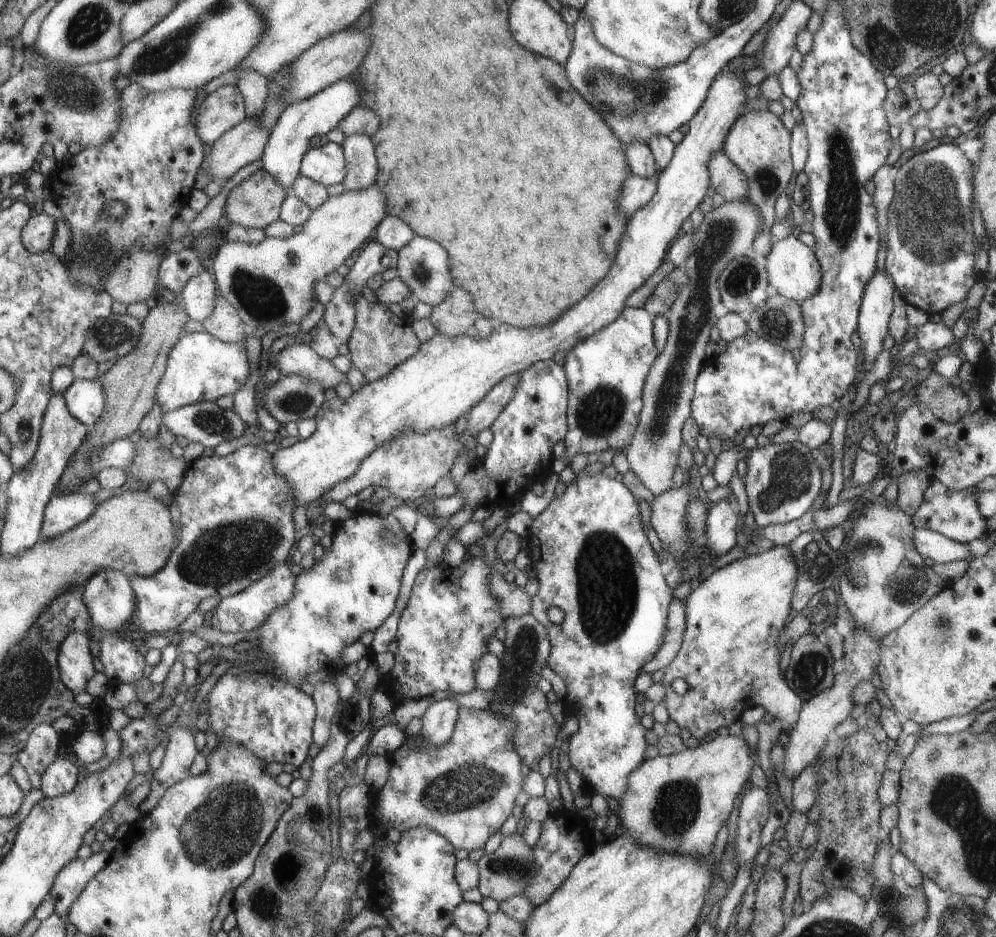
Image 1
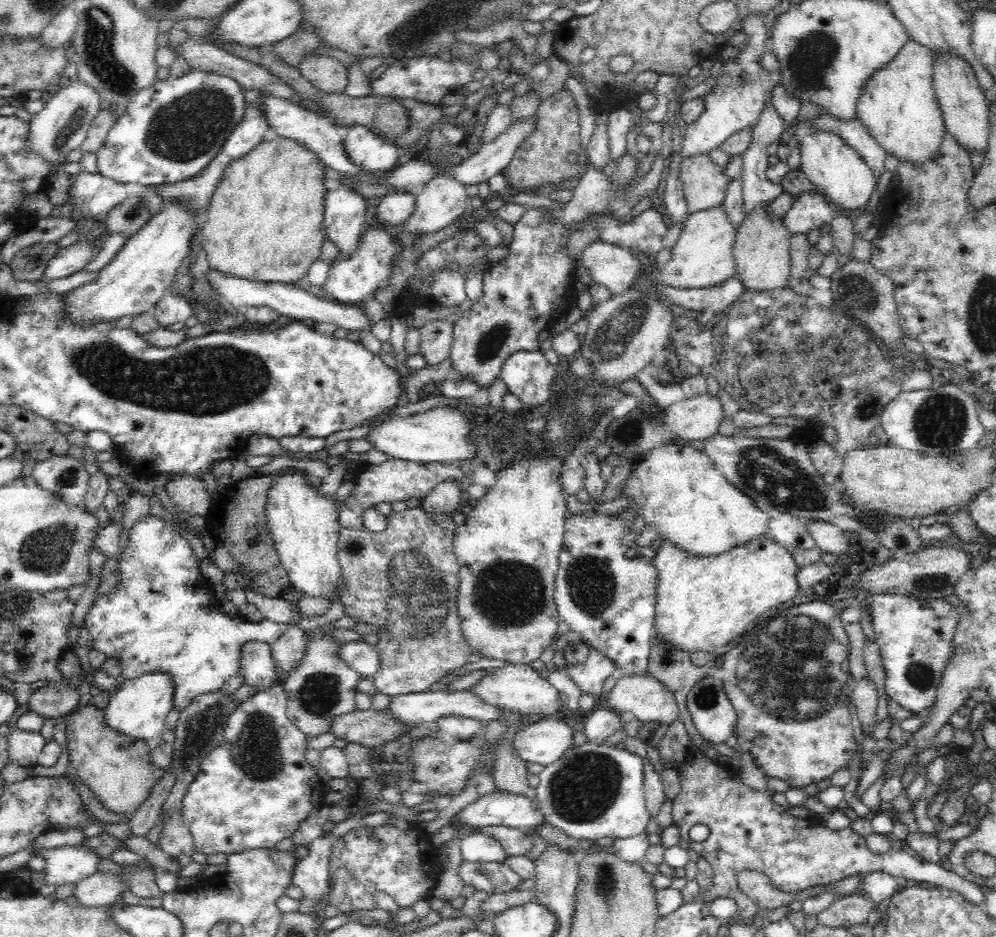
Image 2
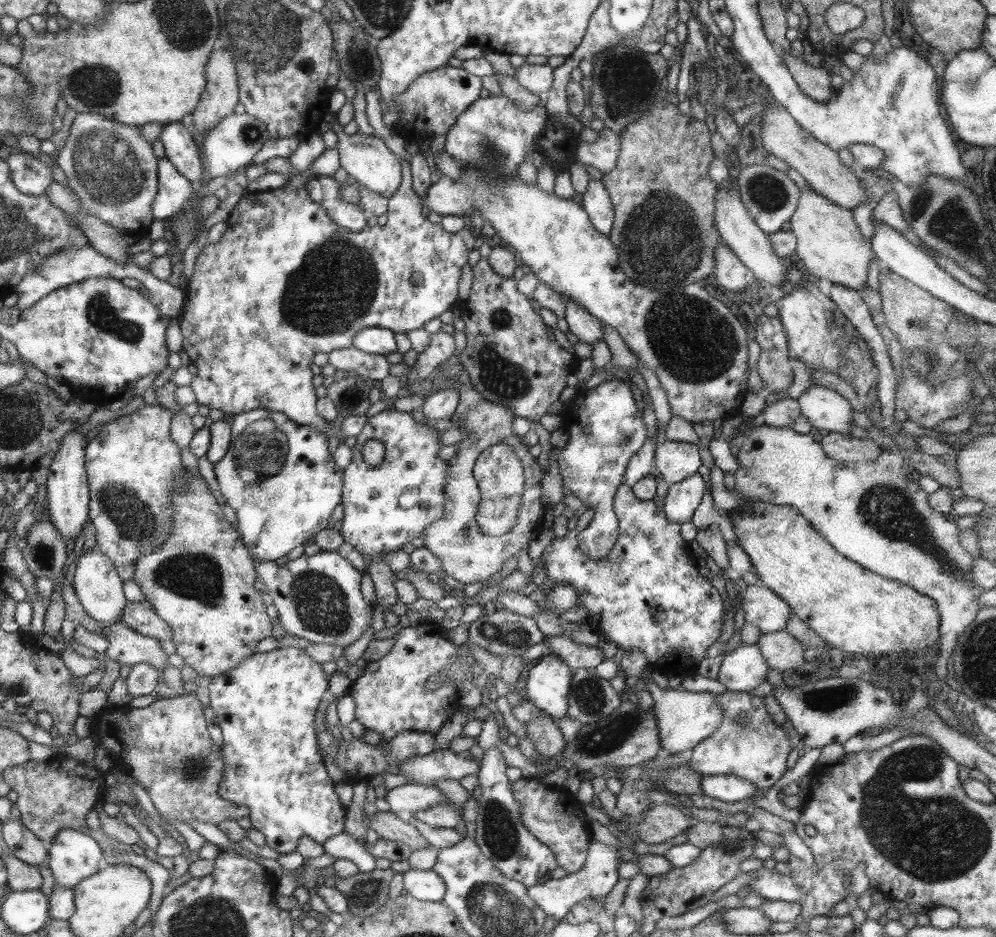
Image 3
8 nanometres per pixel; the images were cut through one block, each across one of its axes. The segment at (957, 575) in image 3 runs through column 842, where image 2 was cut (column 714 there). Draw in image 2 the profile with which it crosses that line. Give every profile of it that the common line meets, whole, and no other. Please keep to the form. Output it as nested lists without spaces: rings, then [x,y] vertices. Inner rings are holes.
[[[671,443],[654,448],[644,460],[632,465],[621,496],[632,498],[634,504],[630,506],[629,511],[634,511],[636,518],[644,521],[652,537],[678,543],[683,550],[690,551],[691,554],[720,554],[769,532],[768,522],[771,516],[759,510],[749,496],[732,486],[727,478],[717,471],[705,452],[696,451],[688,445],[678,446]]]

